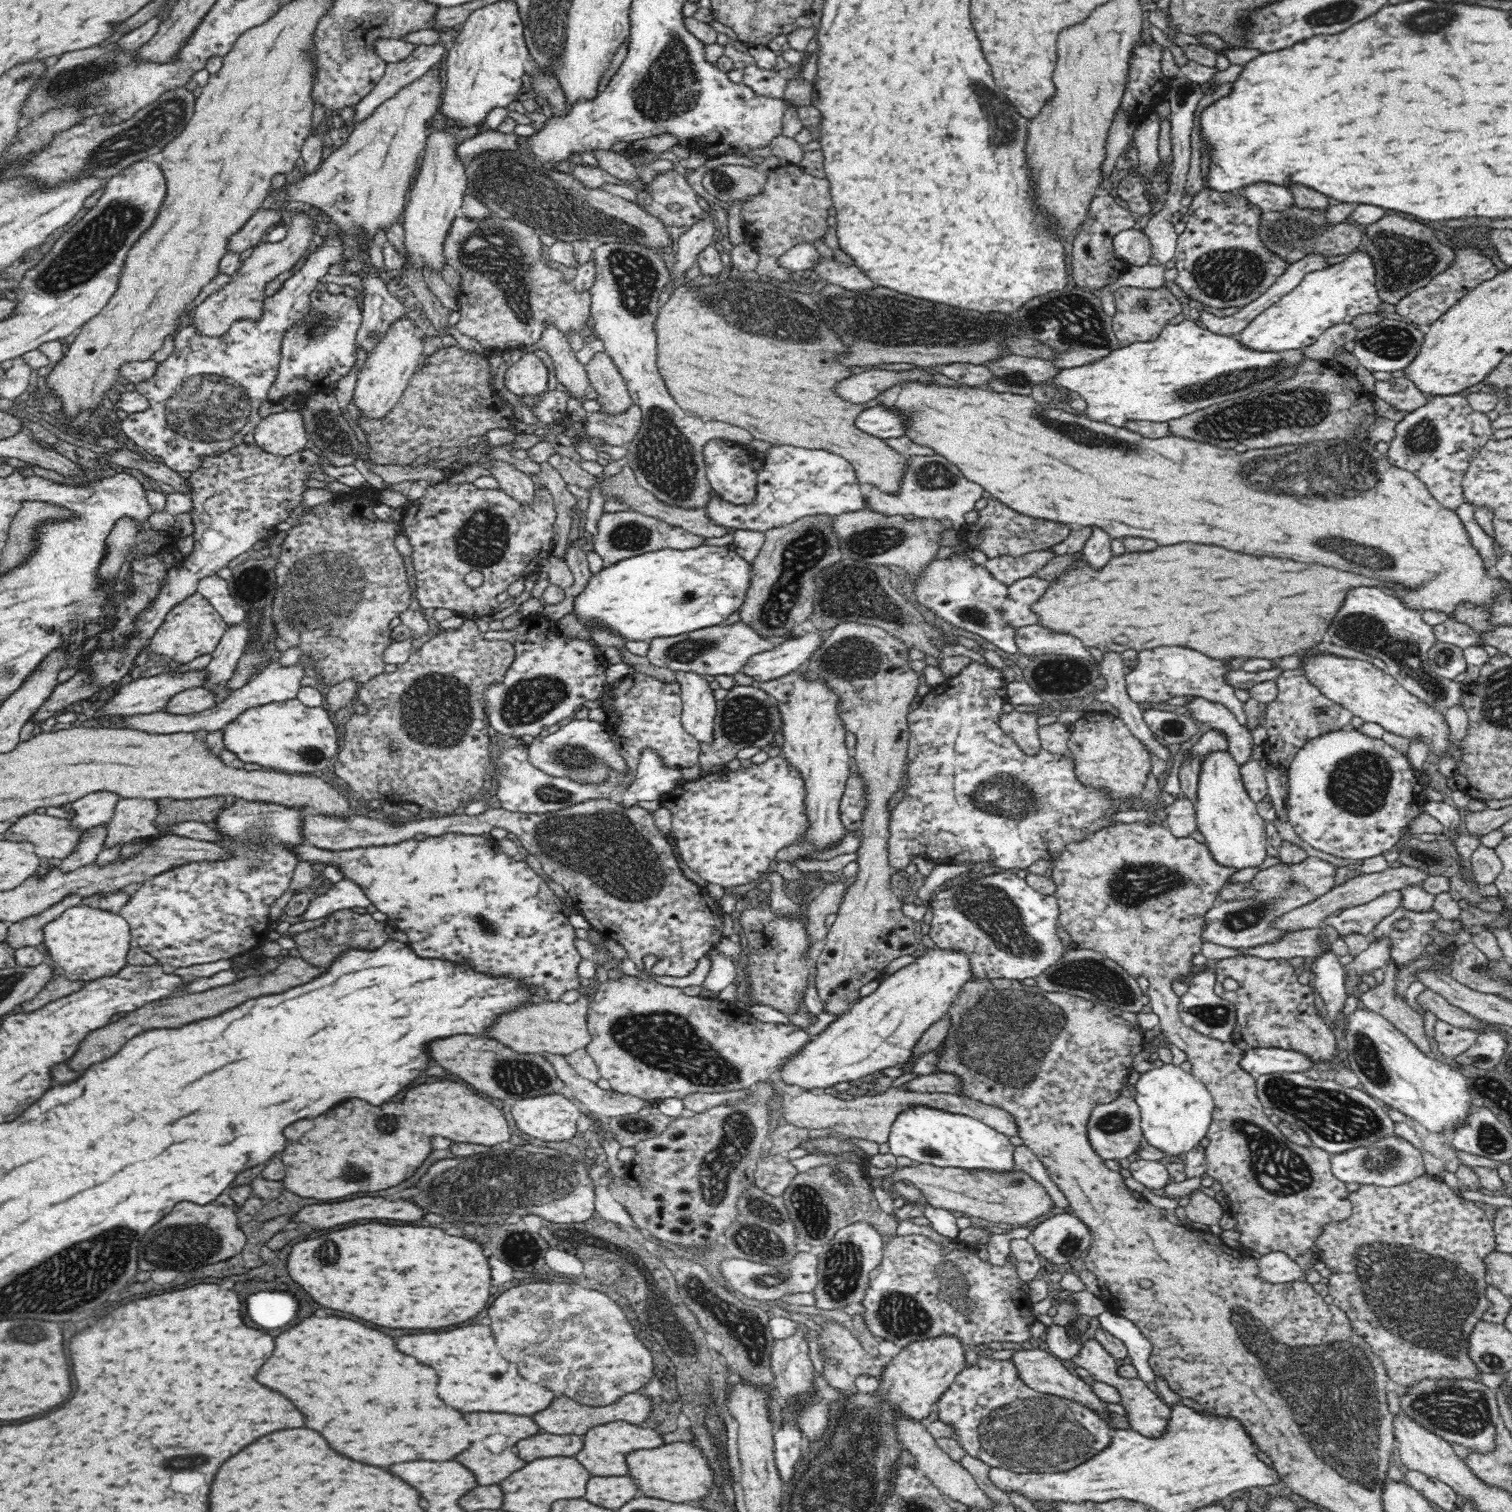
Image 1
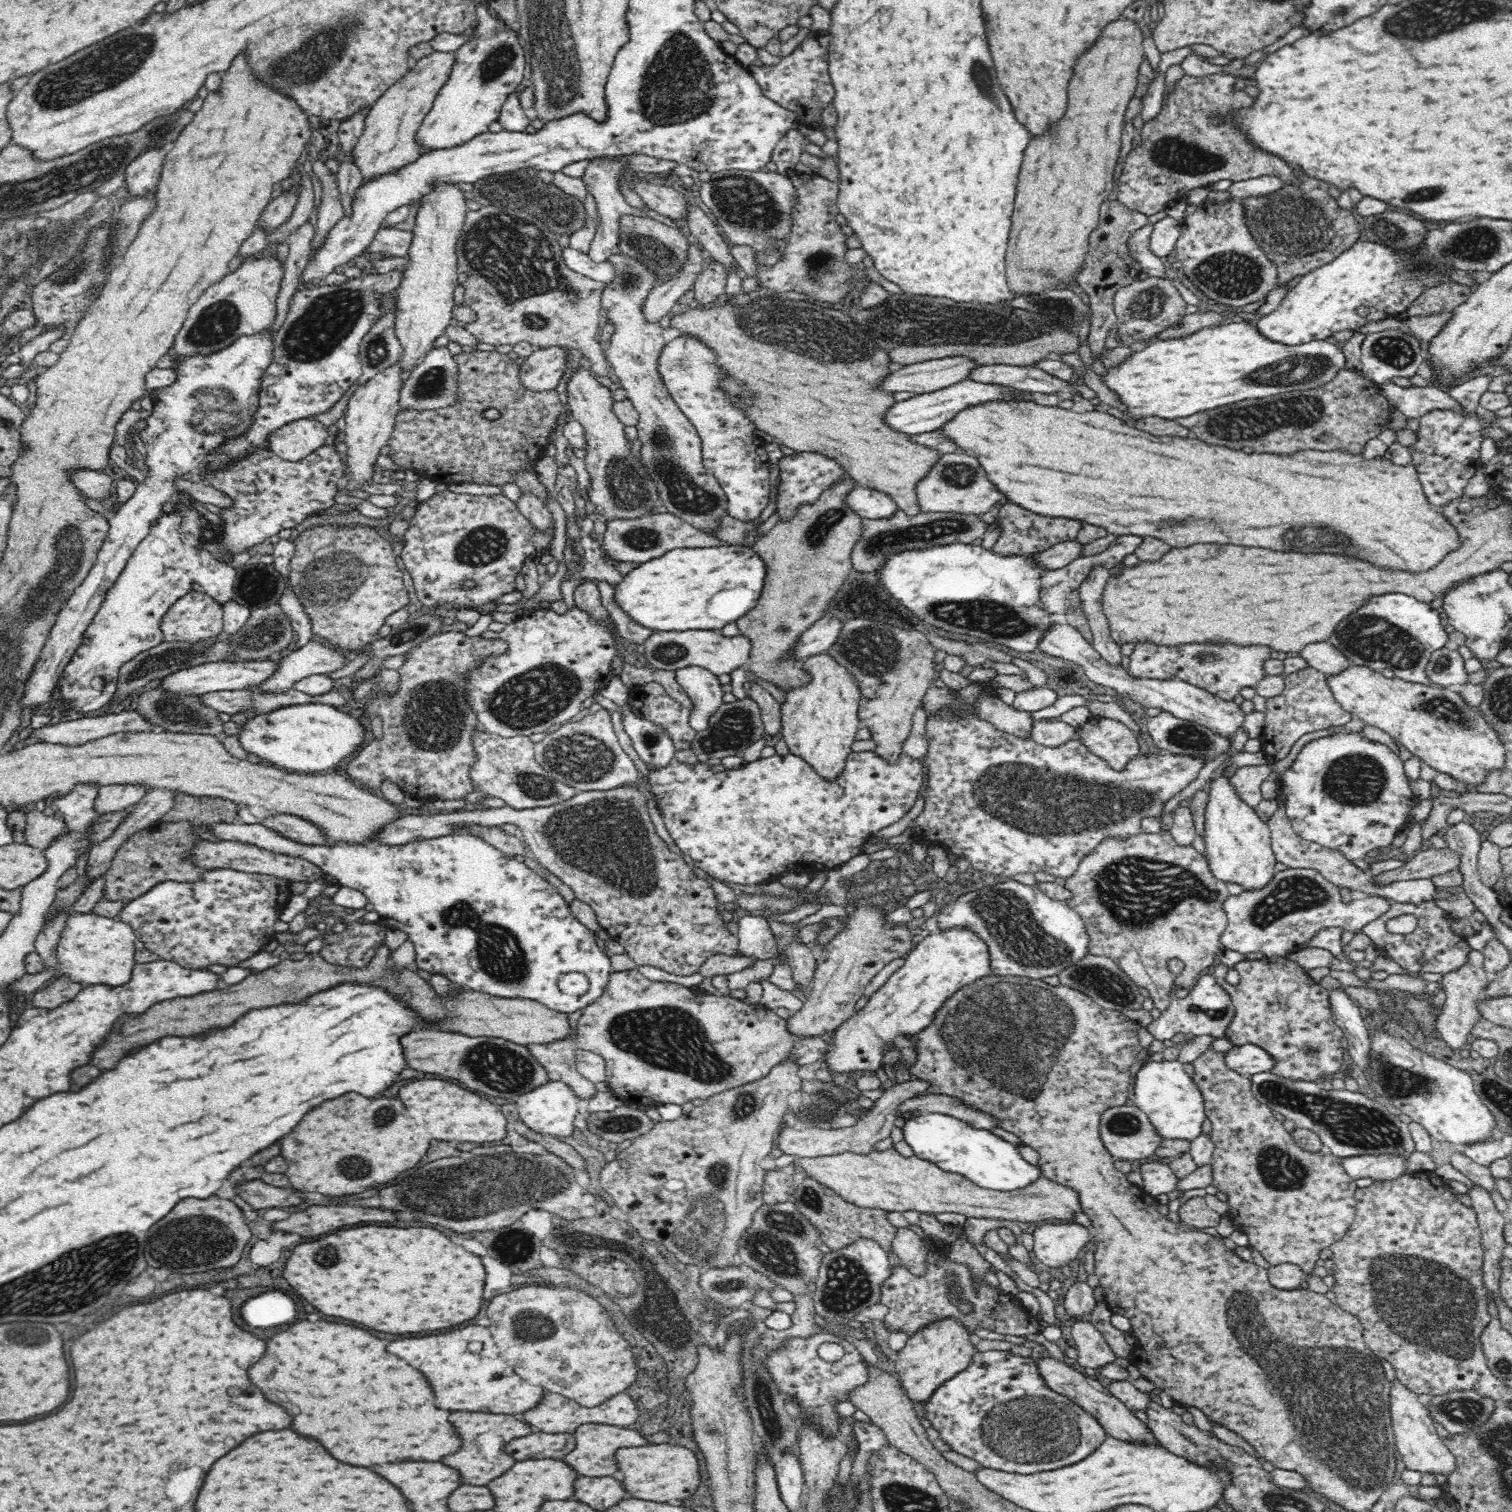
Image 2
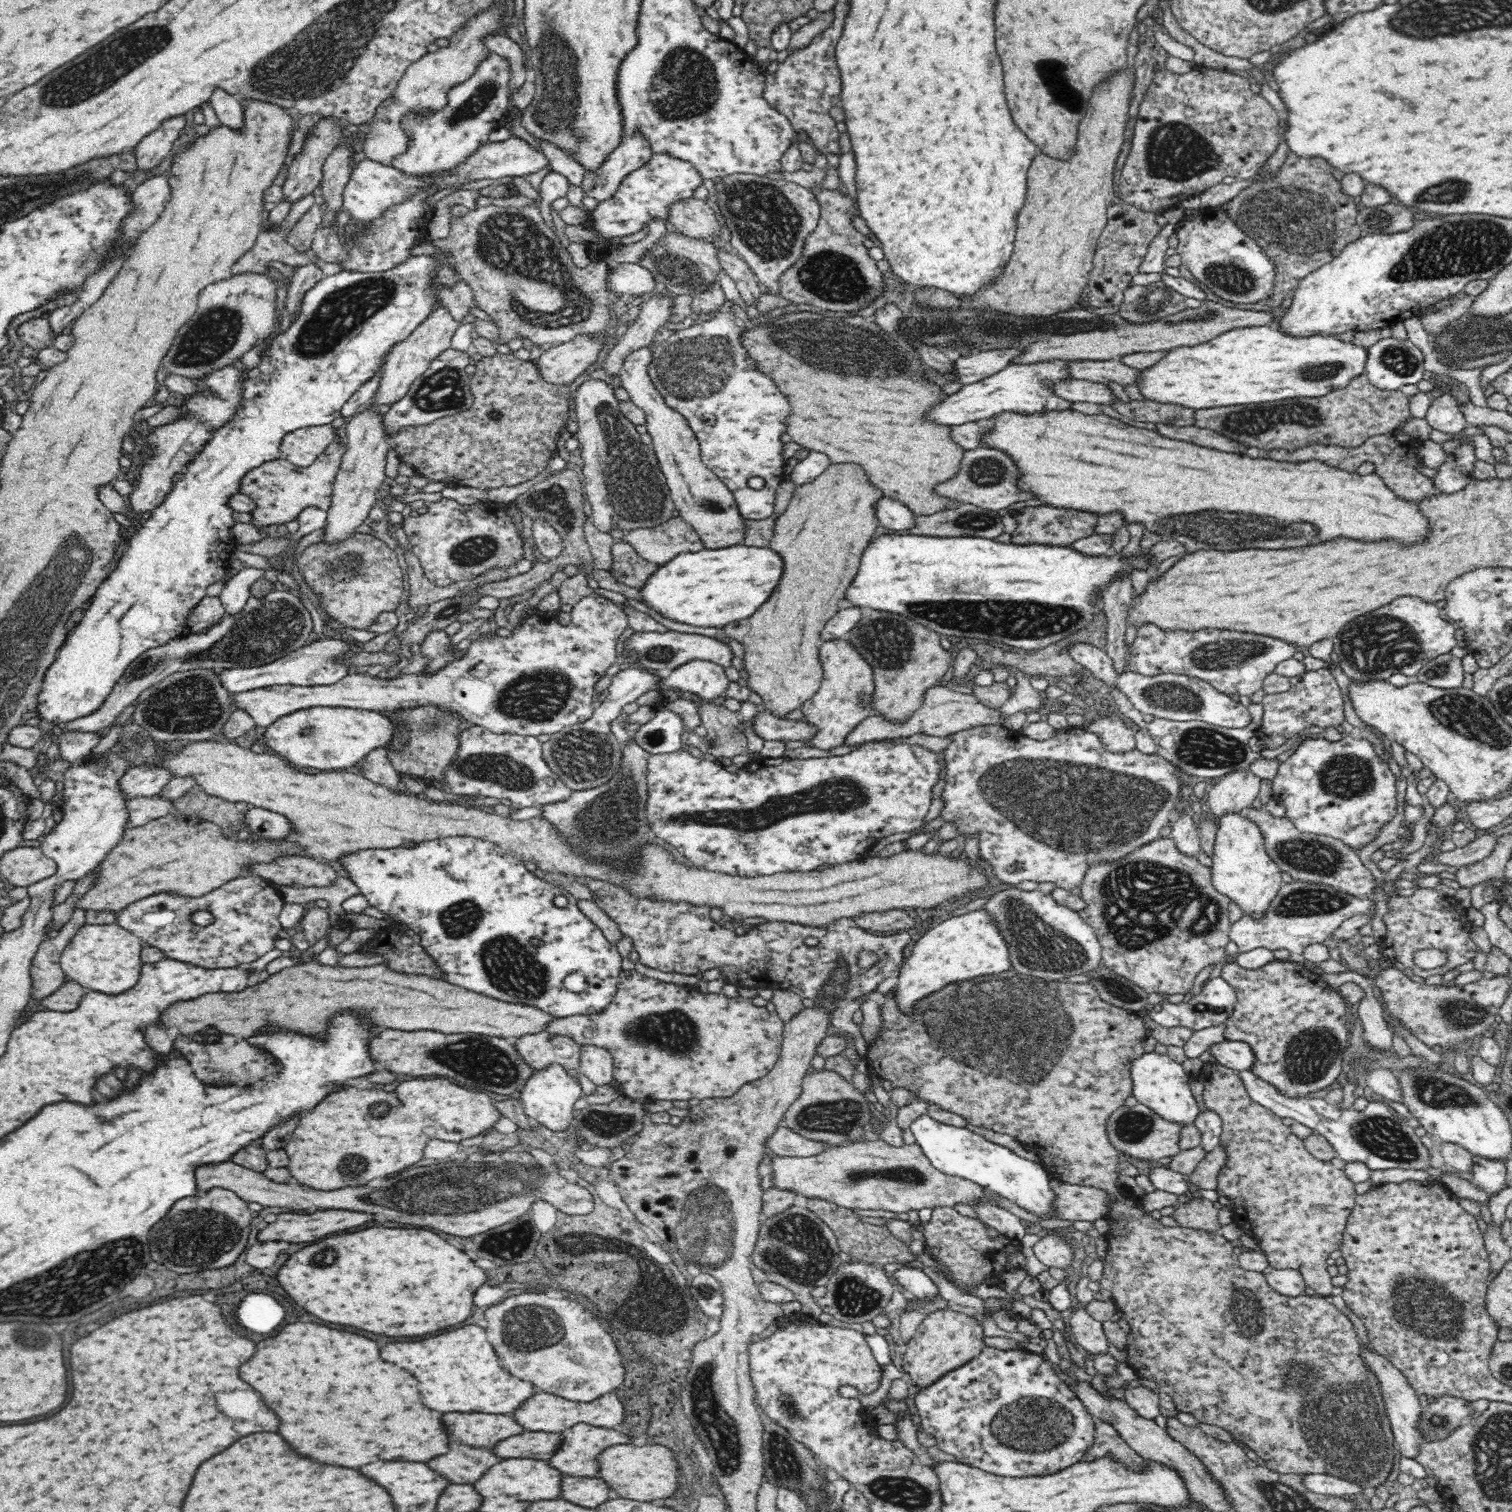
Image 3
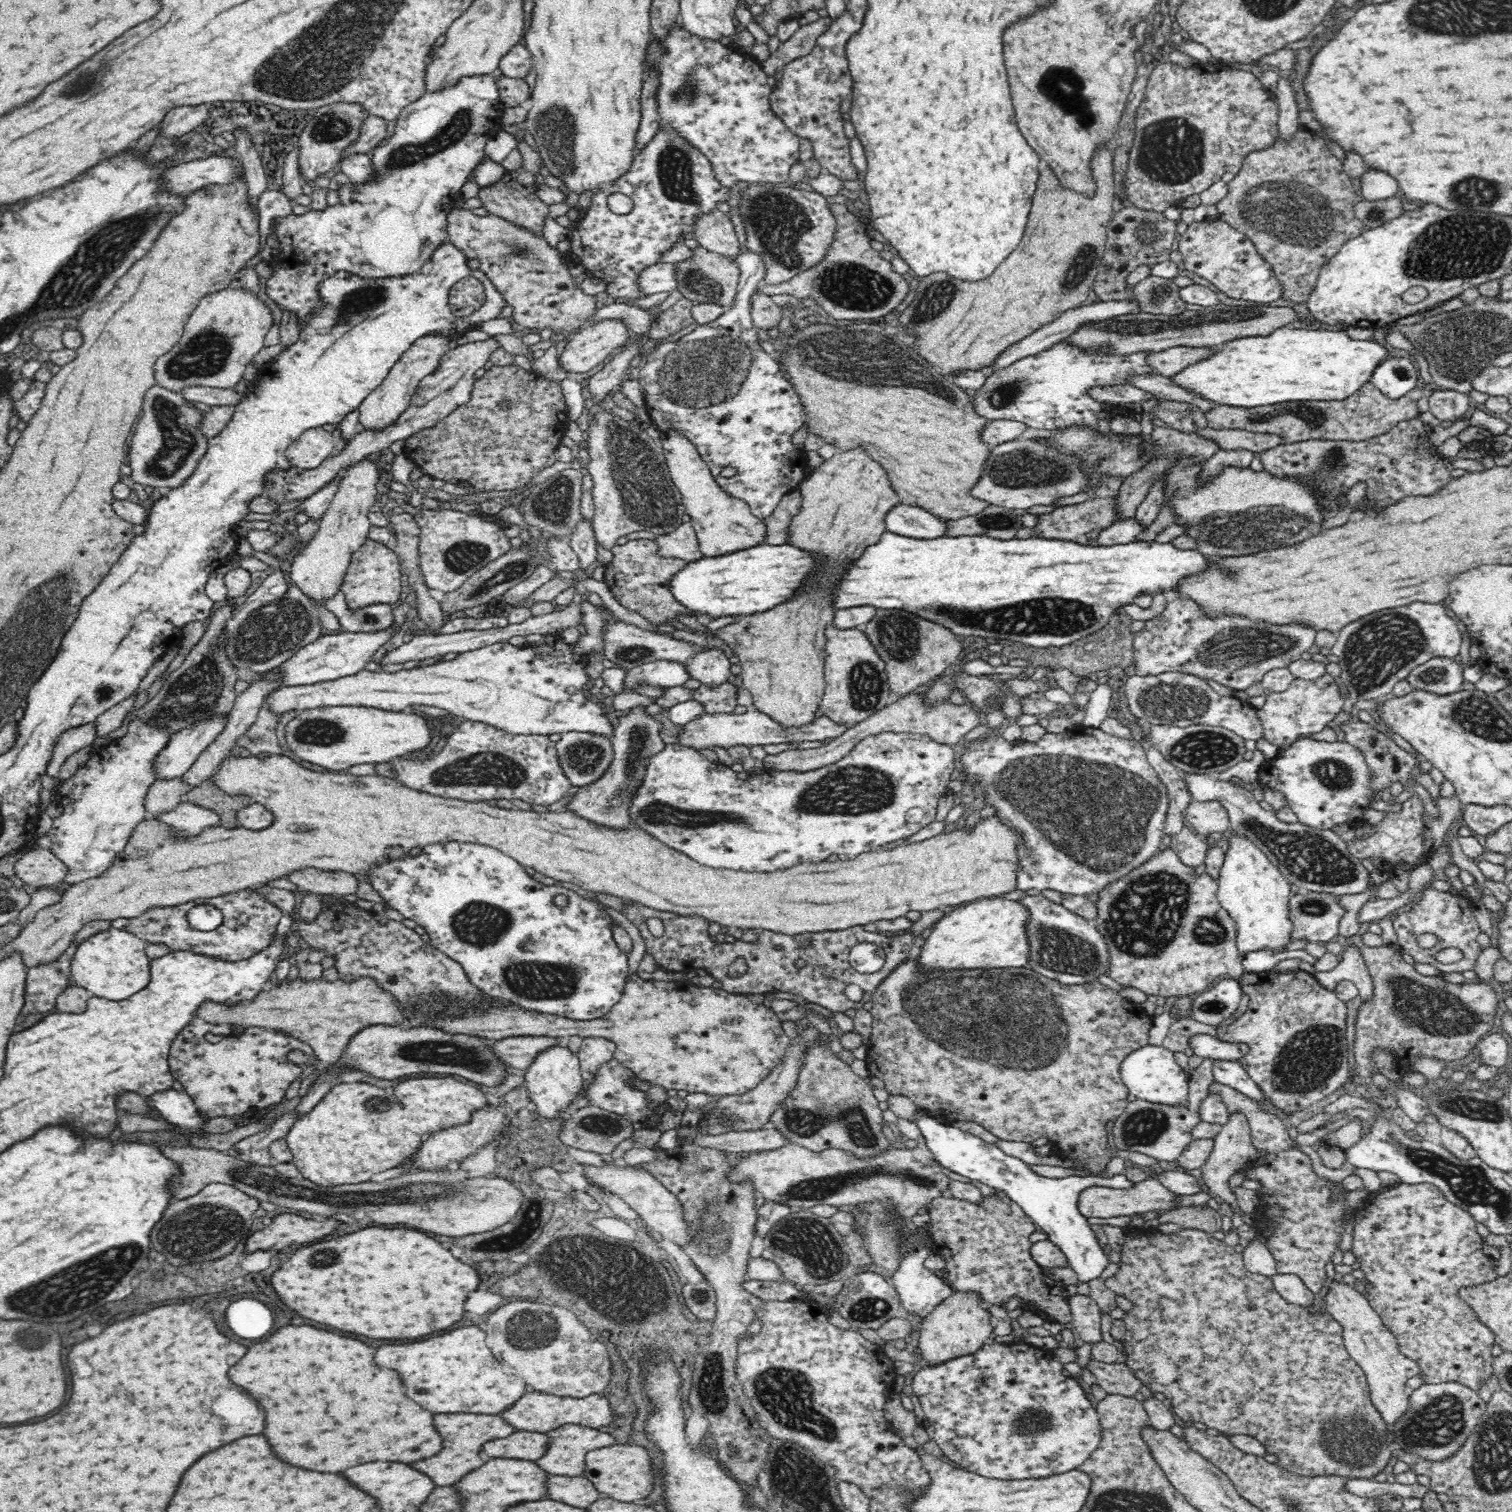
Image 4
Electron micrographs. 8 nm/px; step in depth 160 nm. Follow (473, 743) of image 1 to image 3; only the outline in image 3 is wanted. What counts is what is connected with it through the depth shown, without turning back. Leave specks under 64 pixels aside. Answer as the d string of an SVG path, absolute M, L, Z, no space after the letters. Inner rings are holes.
M434 631L426 636L420 645L420 653L427 658L427 663L420 675L433 675L462 656L462 652L451 645L450 638L445 631ZM424 704L424 707L397 709L388 715L388 718L400 728L400 732L408 737L408 743L403 744L400 750L388 745L388 760L392 766L402 774L412 774L423 779L424 783L433 785L439 783L439 787L446 786L446 770L457 758L460 750L460 725L458 713L440 708L435 704Z

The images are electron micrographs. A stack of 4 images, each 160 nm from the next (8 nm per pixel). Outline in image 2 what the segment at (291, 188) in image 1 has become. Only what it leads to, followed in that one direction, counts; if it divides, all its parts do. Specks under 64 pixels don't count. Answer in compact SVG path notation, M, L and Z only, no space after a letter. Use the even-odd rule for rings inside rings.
M438 51L413 62L409 71L370 107L364 132L352 146L352 153L343 154L343 151L340 151L336 154L338 166L348 157L362 173L363 185L379 176L400 171L426 153L421 142L417 142L417 132L433 107L437 94L448 80L453 64L453 52Z

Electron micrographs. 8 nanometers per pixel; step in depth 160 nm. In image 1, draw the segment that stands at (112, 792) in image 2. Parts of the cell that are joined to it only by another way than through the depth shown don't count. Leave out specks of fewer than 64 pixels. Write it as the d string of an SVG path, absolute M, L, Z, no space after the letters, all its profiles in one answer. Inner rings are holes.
M106 791L91 792L68 803L70 829L86 831L98 824L109 822L114 814L118 795Z

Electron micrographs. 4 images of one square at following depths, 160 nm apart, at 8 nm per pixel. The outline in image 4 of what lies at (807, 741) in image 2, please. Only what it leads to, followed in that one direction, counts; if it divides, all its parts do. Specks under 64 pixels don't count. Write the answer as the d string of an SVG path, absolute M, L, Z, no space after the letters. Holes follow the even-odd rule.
M830 624L826 627L825 681L822 700L818 702L822 717L849 729L882 711L890 704L890 685L886 678L886 663L874 652L874 645L866 638L861 629L839 629Z

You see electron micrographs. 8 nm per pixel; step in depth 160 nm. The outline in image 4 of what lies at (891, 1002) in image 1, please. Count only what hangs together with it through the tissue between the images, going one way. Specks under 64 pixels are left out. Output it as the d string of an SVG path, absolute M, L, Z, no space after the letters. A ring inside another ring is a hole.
M993 897L979 899L964 908L952 910L933 926L923 942L916 959L916 967L922 971L953 971L976 969L1009 969L1026 967L1028 939L1026 939L1028 911L1018 901Z

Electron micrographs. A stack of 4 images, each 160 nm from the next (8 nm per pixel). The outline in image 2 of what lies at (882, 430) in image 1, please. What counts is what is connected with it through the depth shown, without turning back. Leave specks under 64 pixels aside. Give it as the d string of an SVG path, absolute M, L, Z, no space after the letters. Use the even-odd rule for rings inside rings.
M965 379L959 383L934 390L934 392L926 392L916 394L894 404L894 408L890 408L890 412L886 412L882 416L882 421L888 424L892 430L902 432L905 435L919 435L925 432L932 432L940 428L942 424L946 424L948 420L952 420L958 412L964 410L972 404L982 404L990 402L990 400L1025 400L1022 396L1014 394L1014 389L1010 387L1002 387L995 384L982 384L970 379Z

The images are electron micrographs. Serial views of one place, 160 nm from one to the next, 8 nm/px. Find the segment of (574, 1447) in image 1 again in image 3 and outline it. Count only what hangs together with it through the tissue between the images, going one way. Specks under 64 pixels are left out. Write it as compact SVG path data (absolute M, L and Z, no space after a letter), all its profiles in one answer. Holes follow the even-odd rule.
M524 1432L520 1436L510 1436L496 1444L494 1452L502 1458L522 1458L534 1456L534 1460L550 1460L562 1444L562 1434L552 1432Z

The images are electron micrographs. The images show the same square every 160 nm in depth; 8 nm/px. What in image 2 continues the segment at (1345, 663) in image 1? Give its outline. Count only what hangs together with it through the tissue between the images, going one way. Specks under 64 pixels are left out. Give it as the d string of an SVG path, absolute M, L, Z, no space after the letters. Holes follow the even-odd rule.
M1350 665L1338 674L1326 674L1334 700L1366 725L1387 732L1422 762L1468 786L1485 782L1486 776L1505 764L1505 749L1476 707L1470 708L1446 687L1426 686L1398 677L1386 678L1367 665Z

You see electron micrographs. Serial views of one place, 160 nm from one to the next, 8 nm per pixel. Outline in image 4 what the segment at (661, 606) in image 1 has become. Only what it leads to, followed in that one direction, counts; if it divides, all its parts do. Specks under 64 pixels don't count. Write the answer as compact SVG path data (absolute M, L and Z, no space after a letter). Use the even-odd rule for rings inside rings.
M762 543L752 548L722 554L702 556L698 560L686 561L686 566L674 572L668 588L674 599L690 614L711 620L722 616L743 617L755 615L786 602L802 586L808 572L814 572L814 557L792 545Z

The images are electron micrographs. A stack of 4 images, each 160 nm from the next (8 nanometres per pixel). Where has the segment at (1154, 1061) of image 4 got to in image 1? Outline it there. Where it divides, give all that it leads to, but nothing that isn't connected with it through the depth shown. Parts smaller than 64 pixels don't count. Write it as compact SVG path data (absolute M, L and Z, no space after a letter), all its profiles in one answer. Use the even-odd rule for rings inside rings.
M1172 1063L1160 1068L1153 1067L1140 1075L1136 1092L1134 1099L1140 1111L1143 1142L1164 1152L1168 1160L1178 1161L1178 1156L1192 1150L1207 1136L1214 1102L1206 1085L1192 1073Z

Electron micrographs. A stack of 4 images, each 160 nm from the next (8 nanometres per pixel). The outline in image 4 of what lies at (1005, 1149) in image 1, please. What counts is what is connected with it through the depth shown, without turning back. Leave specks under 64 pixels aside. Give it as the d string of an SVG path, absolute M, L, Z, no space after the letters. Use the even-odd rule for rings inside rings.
M924 1115L917 1120L917 1125L938 1164L952 1172L966 1176L970 1180L986 1184L997 1193L1006 1194L1011 1202L1022 1208L1035 1227L1041 1228L1048 1235L1049 1240L1058 1246L1066 1256L1069 1268L1072 1268L1078 1277L1076 1284L1065 1286L1062 1291L1064 1299L1069 1300L1077 1293L1076 1288L1080 1282L1090 1282L1090 1280L1100 1277L1110 1262L1098 1245L1096 1234L1091 1230L1088 1220L1082 1217L1078 1211L1079 1194L1086 1188L1096 1186L1130 1190L1135 1185L1132 1180L1128 1180L1122 1173L1114 1174L1112 1177L1095 1177L1094 1175L1070 1175L1057 1179L1044 1177L1036 1173L1032 1169L1032 1165L1005 1154L995 1144L953 1125L945 1122L939 1123L934 1117Z

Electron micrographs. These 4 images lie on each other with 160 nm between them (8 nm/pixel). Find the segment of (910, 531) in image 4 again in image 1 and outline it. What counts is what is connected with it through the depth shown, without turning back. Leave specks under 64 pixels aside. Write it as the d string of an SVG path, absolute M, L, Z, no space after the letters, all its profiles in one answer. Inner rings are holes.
M774 444L762 455L762 466L756 471L756 488L751 504L734 505L726 502L714 490L704 507L714 524L734 530L756 532L778 529L795 520L816 515L834 517L864 509L864 487L855 475L854 467L841 456L822 449Z

